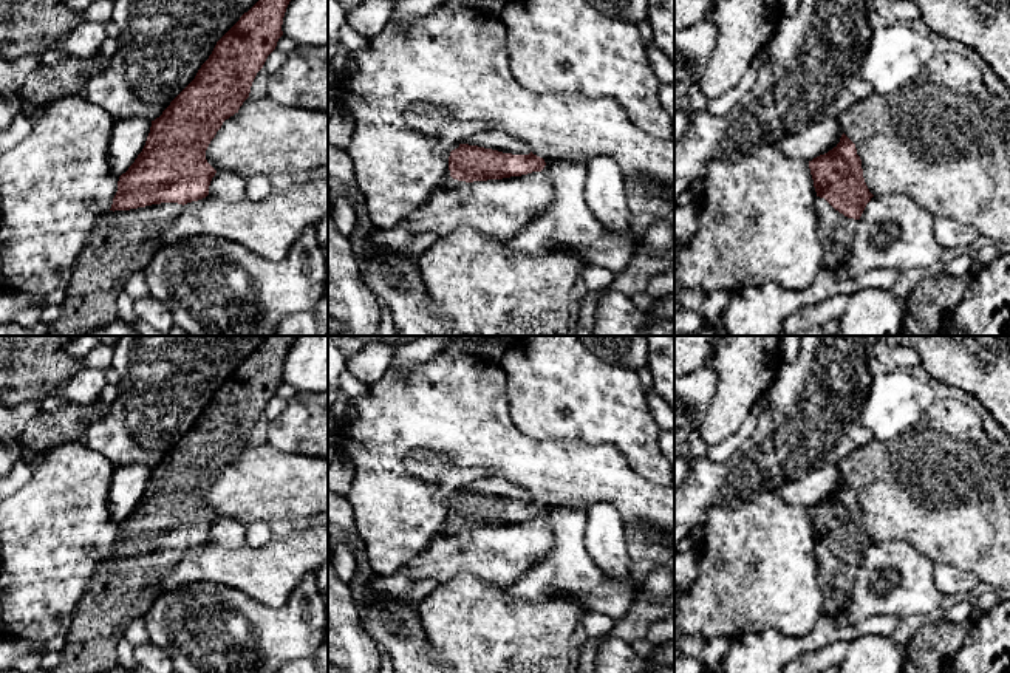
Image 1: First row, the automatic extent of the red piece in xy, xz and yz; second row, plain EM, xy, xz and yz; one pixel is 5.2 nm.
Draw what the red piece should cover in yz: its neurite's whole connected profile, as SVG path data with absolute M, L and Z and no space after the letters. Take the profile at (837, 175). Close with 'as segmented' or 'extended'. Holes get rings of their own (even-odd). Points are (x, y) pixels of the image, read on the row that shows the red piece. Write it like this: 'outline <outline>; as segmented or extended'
outline M843 133L840 142L809 161L817 192L818 238L824 248L823 268L838 269L849 254L866 204L874 196L863 178L855 144Z; extended

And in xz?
outline M503 132L475 133L450 152L450 176L473 183L541 172L546 162L531 147Z; extended

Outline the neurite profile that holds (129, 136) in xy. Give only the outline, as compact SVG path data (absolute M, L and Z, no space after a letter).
M116 119L110 145L108 166L121 176L142 152L152 122L145 119Z

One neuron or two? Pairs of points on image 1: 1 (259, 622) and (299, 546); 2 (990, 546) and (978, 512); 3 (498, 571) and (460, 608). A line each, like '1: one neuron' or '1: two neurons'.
1: two neurons
2: one neuron
3: two neurons

